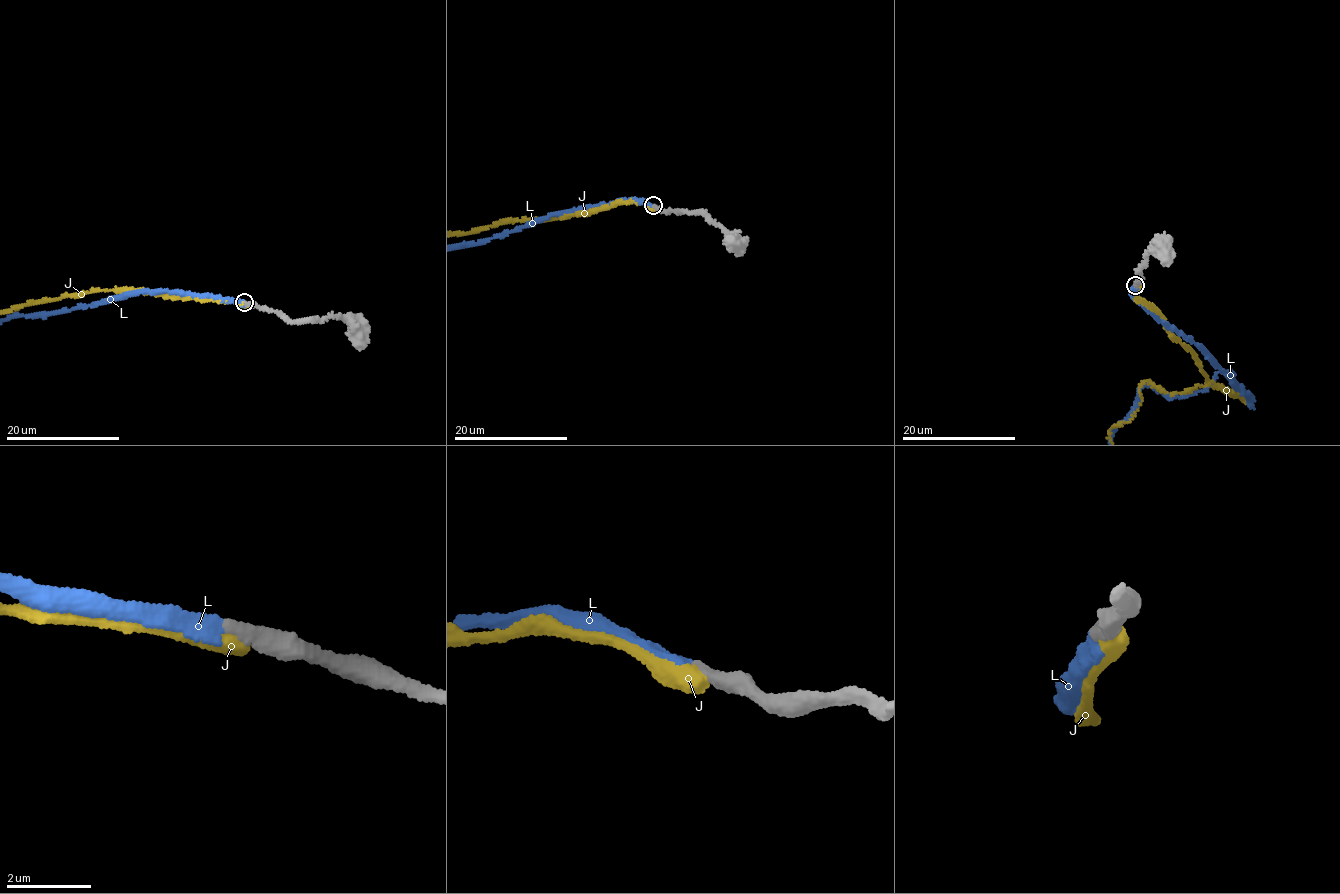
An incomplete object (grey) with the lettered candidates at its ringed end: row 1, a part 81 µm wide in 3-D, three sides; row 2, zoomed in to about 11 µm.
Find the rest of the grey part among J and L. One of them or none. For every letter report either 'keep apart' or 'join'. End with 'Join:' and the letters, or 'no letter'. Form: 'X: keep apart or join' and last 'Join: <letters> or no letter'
J: keep apart
L: join
Join: L

